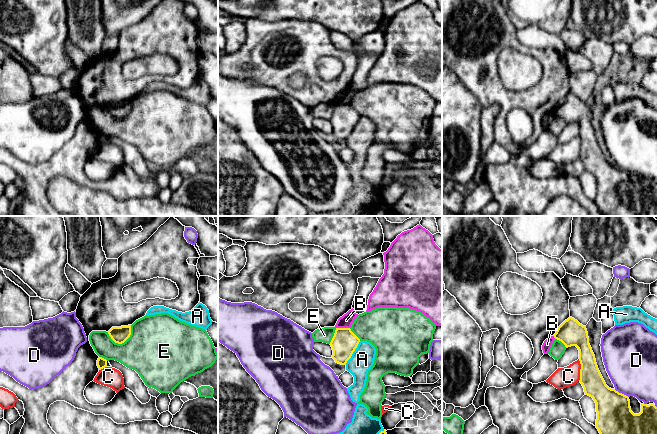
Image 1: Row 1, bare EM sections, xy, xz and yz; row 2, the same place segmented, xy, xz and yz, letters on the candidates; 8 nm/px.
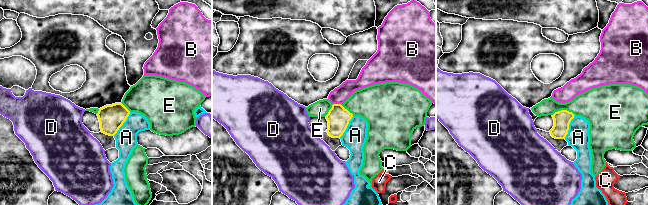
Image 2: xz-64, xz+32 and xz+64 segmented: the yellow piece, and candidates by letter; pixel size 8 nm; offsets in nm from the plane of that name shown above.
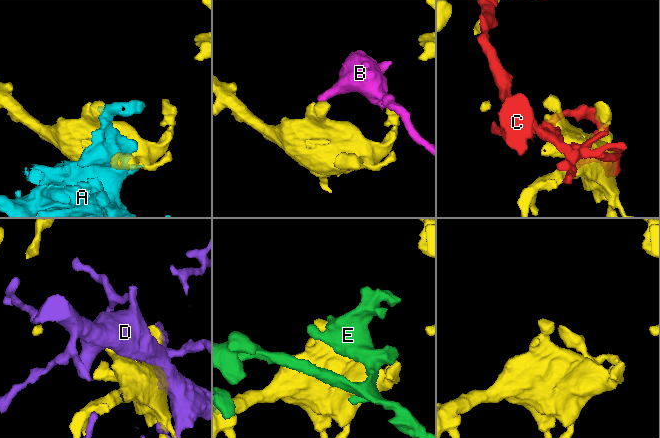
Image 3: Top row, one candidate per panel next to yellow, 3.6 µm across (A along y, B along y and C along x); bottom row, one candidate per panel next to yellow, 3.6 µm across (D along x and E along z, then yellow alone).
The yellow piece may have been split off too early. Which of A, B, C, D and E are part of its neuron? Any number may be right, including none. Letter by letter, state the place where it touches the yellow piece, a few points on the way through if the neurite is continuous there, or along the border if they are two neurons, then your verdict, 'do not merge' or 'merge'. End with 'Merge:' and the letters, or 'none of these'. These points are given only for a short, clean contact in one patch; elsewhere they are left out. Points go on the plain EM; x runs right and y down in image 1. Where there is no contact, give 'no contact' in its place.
A: meets yellow in xz at (352, 129); do not merge
B: meets yellow in xz at (343, 104); border along xz (336, 103), (349, 104); do not merge
C: meets yellow in yz at (580, 146); do not merge
D: meets yellow in yz at (621, 169); do not merge
E: meets yellow in xy at (123, 118); do not merge
Merge: none of these

